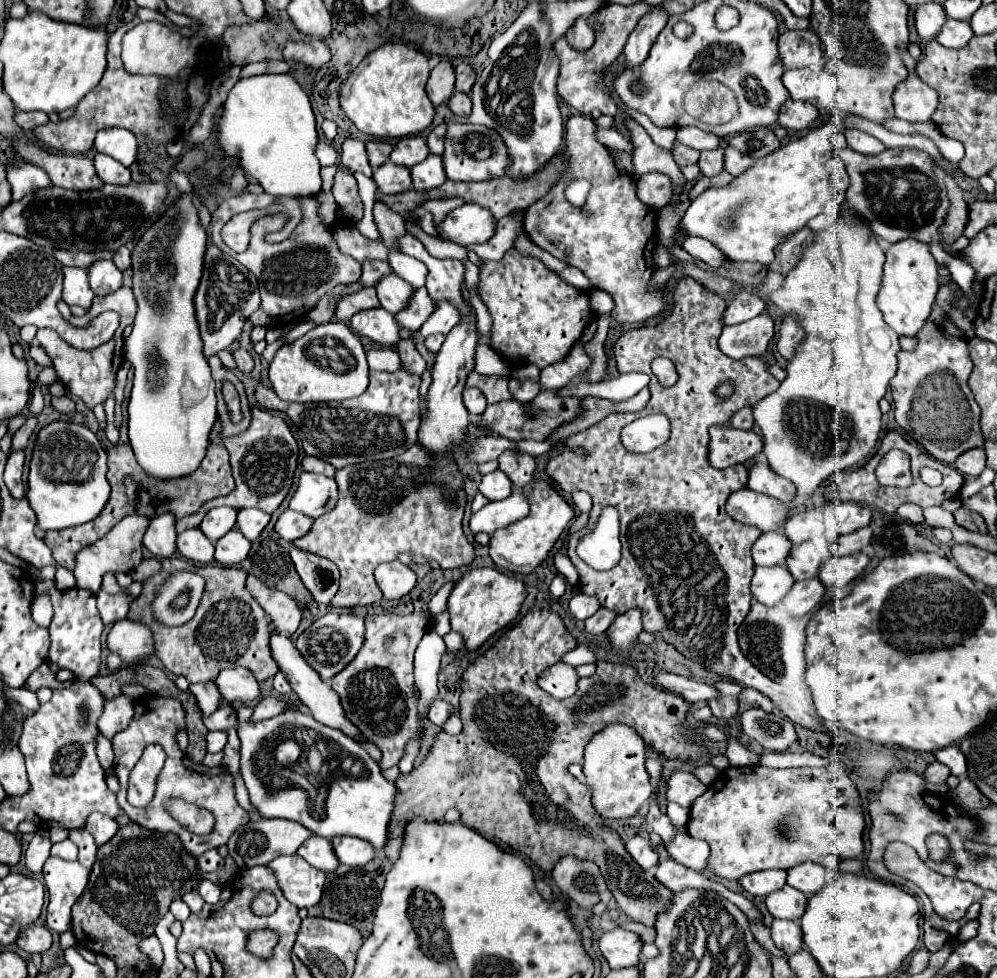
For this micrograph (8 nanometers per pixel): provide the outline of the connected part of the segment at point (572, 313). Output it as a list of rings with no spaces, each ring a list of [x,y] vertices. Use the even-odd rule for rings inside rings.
[[[511,247],[501,261],[481,263],[477,295],[493,319],[491,347],[503,359],[519,365],[543,369],[567,357],[585,327],[595,319],[589,293],[563,283],[555,273],[547,271],[539,259],[519,255],[515,247]]]

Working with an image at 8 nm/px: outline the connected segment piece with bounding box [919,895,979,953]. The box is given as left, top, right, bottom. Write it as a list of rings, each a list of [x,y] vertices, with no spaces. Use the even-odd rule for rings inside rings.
[[[919,895],[919,897],[923,901],[923,917],[925,917],[925,923],[923,923],[923,943],[925,943],[925,947],[931,953],[939,951],[949,939],[953,939],[957,935],[959,927],[963,927],[967,921],[971,921],[971,919],[975,919],[979,915],[979,903],[973,903],[967,909],[963,919],[959,919],[959,921],[945,921],[945,919],[939,919],[939,915],[935,915],[927,895]]]

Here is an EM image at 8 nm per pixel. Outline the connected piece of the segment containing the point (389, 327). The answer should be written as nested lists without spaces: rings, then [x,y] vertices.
[[[381,307],[355,313],[349,321],[349,327],[355,334],[365,335],[381,345],[393,347],[399,341],[399,325],[395,323],[393,315],[383,311]]]

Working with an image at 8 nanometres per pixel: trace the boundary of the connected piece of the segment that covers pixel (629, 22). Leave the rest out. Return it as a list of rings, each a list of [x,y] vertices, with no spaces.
[[[633,3],[633,5],[603,5],[601,9],[597,9],[593,15],[587,19],[587,23],[595,30],[595,43],[589,51],[579,53],[575,49],[571,49],[565,41],[565,37],[561,37],[555,43],[555,53],[559,55],[559,81],[557,81],[557,93],[559,97],[563,97],[571,107],[575,107],[579,113],[589,115],[593,109],[599,109],[603,115],[615,115],[617,113],[617,105],[597,87],[597,79],[601,77],[603,69],[609,67],[623,51],[623,45],[629,37],[629,33],[635,29],[637,21],[641,15],[645,15],[645,11],[649,9],[649,5],[645,3]]]

